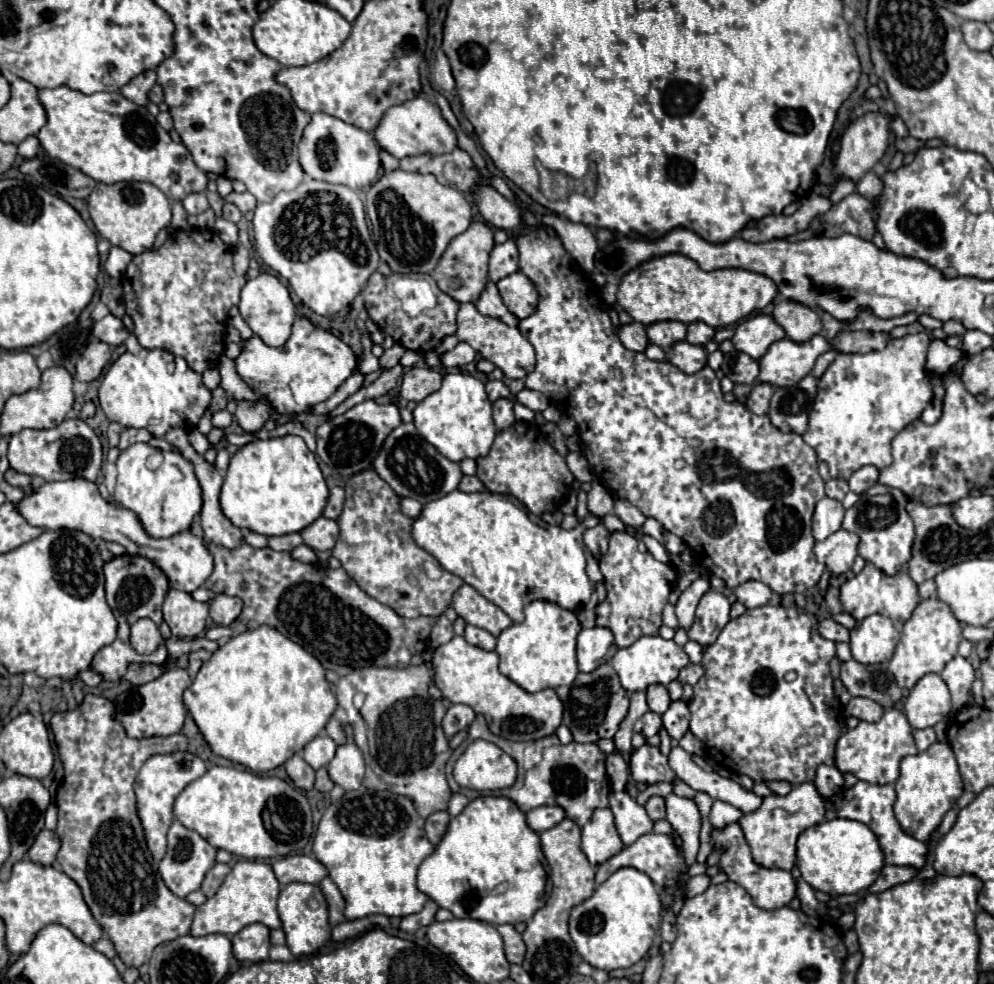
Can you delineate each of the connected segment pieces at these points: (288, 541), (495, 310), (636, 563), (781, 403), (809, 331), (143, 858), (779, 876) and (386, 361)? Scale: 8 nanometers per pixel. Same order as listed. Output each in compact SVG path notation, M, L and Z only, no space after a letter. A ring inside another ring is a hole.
M284 534L284 536L268 538L268 548L272 548L272 550L294 550L300 544L302 544L300 534Z
M488 282L488 284L486 284L482 296L480 296L478 302L476 302L476 308L478 308L480 314L498 318L498 320L502 320L502 322L506 322L506 324L510 324L510 326L516 326L516 324L518 324L518 318L512 316L512 312L504 306L504 302L502 302L502 298L500 298L498 288L496 288L494 282Z
M628 532L610 534L610 548L600 558L600 572L606 580L606 602L598 608L583 607L578 619L583 628L598 624L612 630L618 648L632 646L642 636L656 636L662 626L662 610L668 604L668 596L678 582L678 572L672 564L658 562L650 552L640 552L636 538Z
M806 376L792 388L778 388L770 400L768 418L782 432L804 434L808 430L808 414L816 398L816 380Z
M782 300L774 306L772 318L784 328L786 336L798 344L808 342L812 336L822 332L822 318L818 312L804 308L802 304L792 304Z
M88 694L76 710L58 712L52 716L52 732L58 744L60 760L64 764L64 782L56 794L58 806L58 828L56 834L62 840L62 848L56 858L56 866L68 874L82 890L84 902L88 904L94 920L102 926L108 938L114 942L120 960L130 968L140 968L152 956L152 950L168 940L190 934L194 904L172 894L166 884L160 880L158 864L146 848L142 824L136 816L136 798L134 798L134 778L142 764L156 752L176 752L186 750L188 742L184 734L166 736L166 738L148 738L132 740L126 736L124 728L112 720L114 704L100 696Z
M730 824L724 830L712 830L712 838L714 838L714 844L724 850L724 854L720 858L722 872L726 872L732 882L740 884L752 896L752 900L758 908L778 910L778 908L784 908L784 906L790 904L790 900L796 896L796 882L794 882L792 874L778 870L778 868L774 868L774 870L760 868L758 864L754 864L748 842L746 842L742 828L738 824Z
M396 342L390 350L384 350L384 354L380 356L380 366L382 368L394 368L394 366L398 366L404 352L405 349Z

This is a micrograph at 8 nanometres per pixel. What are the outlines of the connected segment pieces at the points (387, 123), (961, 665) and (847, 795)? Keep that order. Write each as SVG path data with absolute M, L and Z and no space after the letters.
M422 96L388 108L380 118L378 126L372 130L372 136L380 150L396 158L420 156L420 154L446 154L452 152L452 148L456 148L456 134L442 118L440 108Z
M954 656L940 676L952 694L952 712L958 712L960 708L968 706L968 694L972 690L972 682L976 680L972 664L962 656Z
M856 782L852 788L848 790L840 790L836 796L832 796L832 800L826 802L826 816L828 818L848 818L848 820L858 820L864 822L878 838L880 848L884 852L886 864L894 864L894 866L912 866L916 870L922 870L926 866L926 844L916 840L914 836L904 834L904 830L900 828L896 816L894 816L894 802L896 802L896 792L892 784L884 784L884 786L874 786L874 784L864 784L864 782Z

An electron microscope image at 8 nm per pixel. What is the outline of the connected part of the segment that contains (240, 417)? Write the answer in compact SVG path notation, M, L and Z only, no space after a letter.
M242 400L236 406L234 412L236 422L242 426L244 432L256 432L260 428L264 428L264 424L270 420L270 410L266 404L262 402L250 402L250 400Z

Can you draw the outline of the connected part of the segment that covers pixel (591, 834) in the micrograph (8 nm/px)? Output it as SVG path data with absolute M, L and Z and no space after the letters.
M610 808L596 810L588 824L582 828L582 852L592 866L600 866L618 854L624 848L624 842L618 836L614 826L614 816Z

